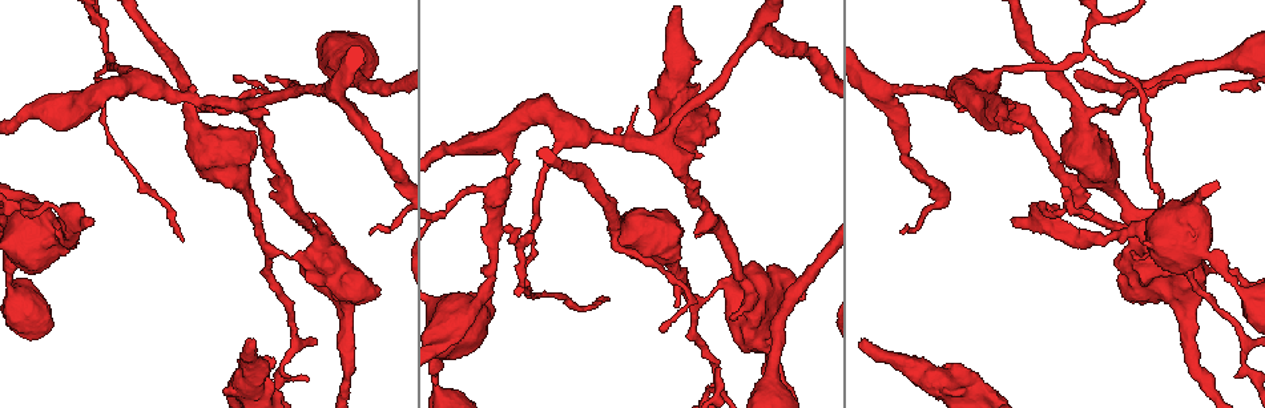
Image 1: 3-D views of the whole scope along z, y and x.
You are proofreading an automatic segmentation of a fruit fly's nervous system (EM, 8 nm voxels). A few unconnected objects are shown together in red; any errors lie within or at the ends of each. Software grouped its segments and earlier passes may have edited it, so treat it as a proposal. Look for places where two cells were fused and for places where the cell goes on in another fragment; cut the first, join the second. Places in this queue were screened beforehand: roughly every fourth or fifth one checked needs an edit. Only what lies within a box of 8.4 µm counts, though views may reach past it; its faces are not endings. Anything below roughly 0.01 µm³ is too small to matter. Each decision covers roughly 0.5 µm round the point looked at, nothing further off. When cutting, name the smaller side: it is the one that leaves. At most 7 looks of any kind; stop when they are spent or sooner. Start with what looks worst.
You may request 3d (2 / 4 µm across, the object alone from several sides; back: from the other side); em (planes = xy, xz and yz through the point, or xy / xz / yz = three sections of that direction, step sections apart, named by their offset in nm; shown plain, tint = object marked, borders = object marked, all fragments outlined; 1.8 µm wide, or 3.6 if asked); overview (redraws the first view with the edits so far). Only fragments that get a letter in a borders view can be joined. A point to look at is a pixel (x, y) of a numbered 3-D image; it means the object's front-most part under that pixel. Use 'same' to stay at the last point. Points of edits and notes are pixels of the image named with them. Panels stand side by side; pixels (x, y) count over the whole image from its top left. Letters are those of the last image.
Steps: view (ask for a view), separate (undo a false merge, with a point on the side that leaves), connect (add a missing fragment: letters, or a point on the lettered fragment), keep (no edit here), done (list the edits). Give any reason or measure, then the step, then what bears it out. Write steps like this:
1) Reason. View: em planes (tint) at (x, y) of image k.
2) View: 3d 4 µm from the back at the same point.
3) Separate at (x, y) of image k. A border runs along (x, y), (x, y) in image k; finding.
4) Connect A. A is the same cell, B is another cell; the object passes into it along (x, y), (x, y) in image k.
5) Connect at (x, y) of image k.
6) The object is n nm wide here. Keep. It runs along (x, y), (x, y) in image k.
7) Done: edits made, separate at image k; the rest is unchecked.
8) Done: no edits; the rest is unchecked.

An open end. View: em planes (tint) at (517, 159) of image 1.

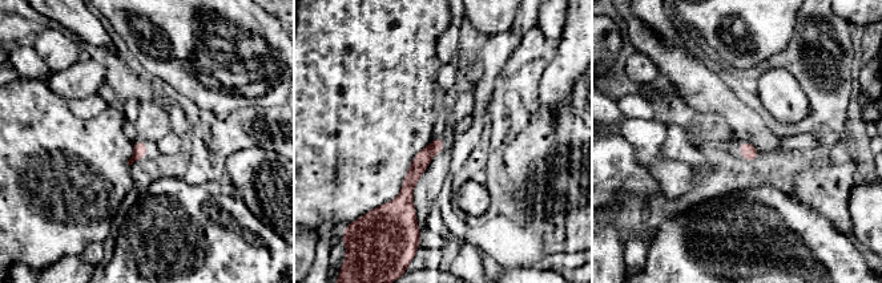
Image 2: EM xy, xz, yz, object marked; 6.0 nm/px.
View: em planes (borders) at the same point.

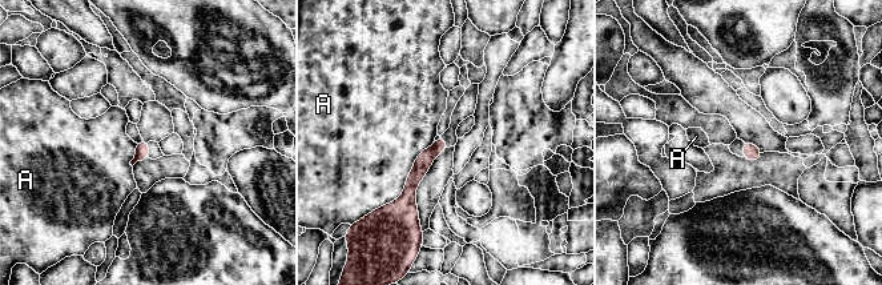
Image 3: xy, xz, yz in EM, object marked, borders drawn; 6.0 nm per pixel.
Keep. A is another cell; a border runs along (434, 143), (379, 207) in image 3; no lettered fragment goes on from it.

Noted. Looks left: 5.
Thick turns thin. View: 3d 4 µm at (440, 338) of image 1.

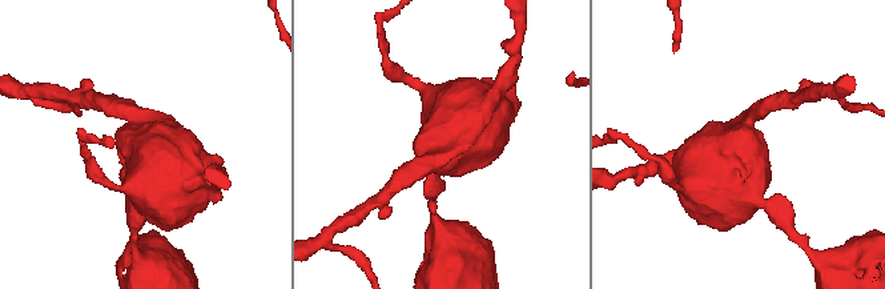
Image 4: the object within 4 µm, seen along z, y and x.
Now the EM. View: em 3.6 µm xz step 4 (tint) at (740, 150) of image 4.

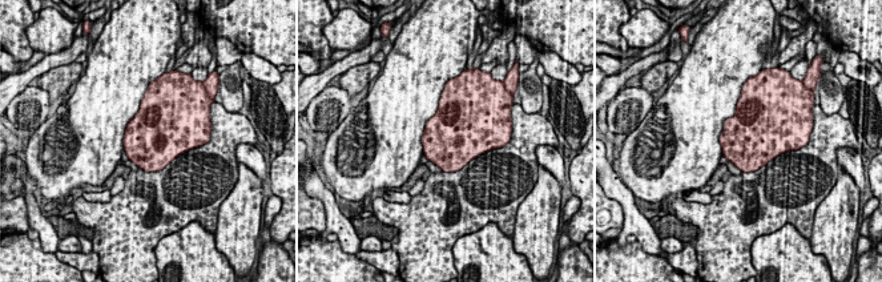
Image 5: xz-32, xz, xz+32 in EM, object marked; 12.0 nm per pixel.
View: em 3.6 µm planes (borders) at the same point.

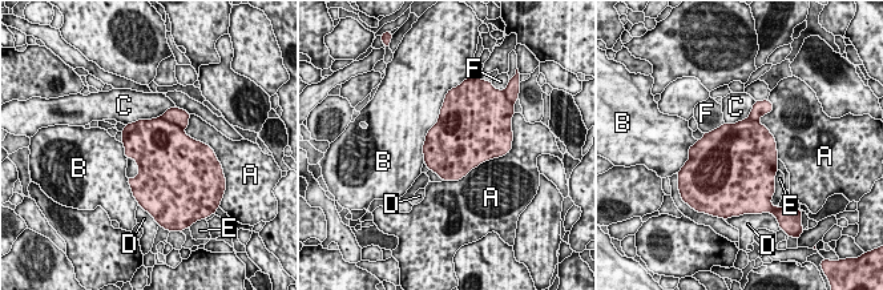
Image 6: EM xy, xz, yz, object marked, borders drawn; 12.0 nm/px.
The longest contact is with B, 750 nm. Separate at (177, 116) of image 6. A, B, C, D, E and F are other cells; a border runs along (158, 117), (174, 123), (182, 129) in image 6; a second cell is stuck on.

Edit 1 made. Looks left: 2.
View: overview.

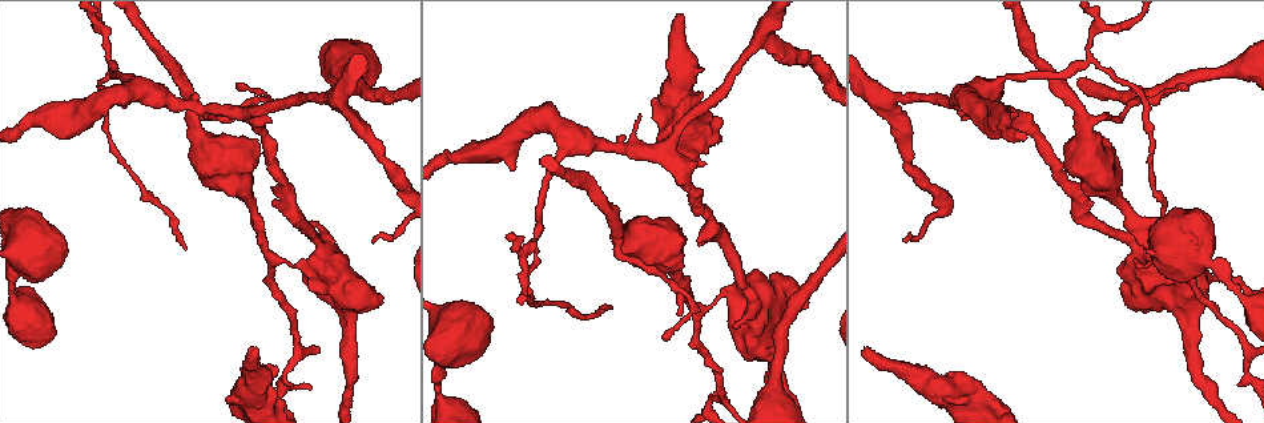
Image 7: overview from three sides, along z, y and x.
An open end. View: em planes (borders) at (665, 340) of image 7.

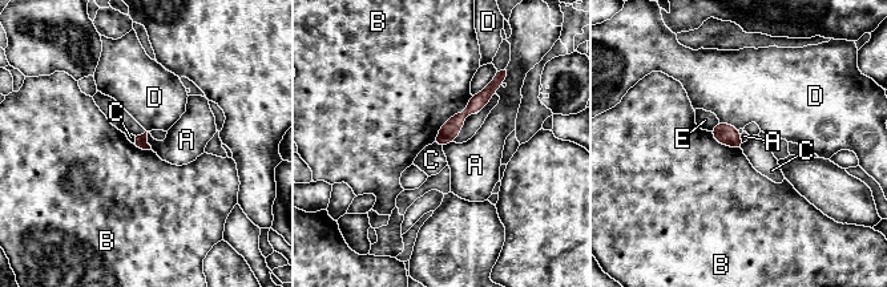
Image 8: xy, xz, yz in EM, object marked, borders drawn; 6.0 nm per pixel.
The object is 80 nm wide here. Keep. A, B, C, D and E are other cells; it runs along (494, 84), (438, 141) in image 8; no lettered fragment goes on from it.

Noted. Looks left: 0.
Done: edits made, separate at image 6; the rest is unchecked.

